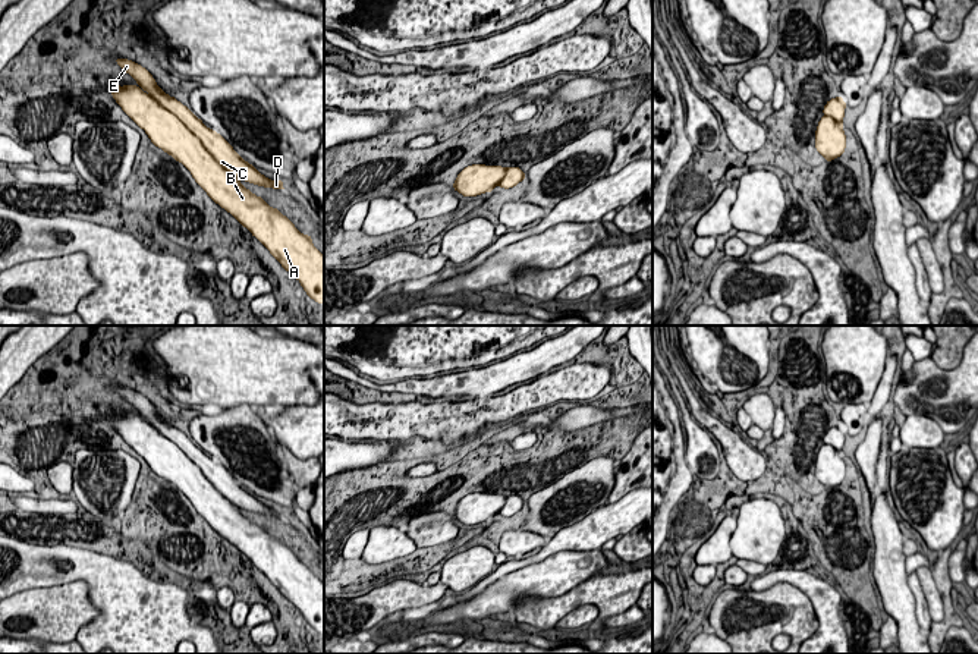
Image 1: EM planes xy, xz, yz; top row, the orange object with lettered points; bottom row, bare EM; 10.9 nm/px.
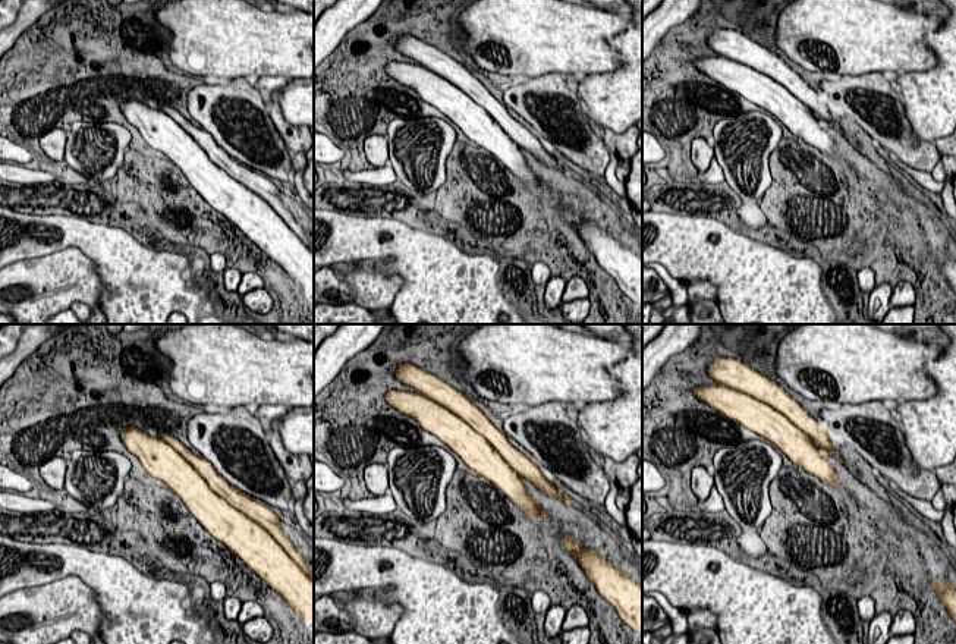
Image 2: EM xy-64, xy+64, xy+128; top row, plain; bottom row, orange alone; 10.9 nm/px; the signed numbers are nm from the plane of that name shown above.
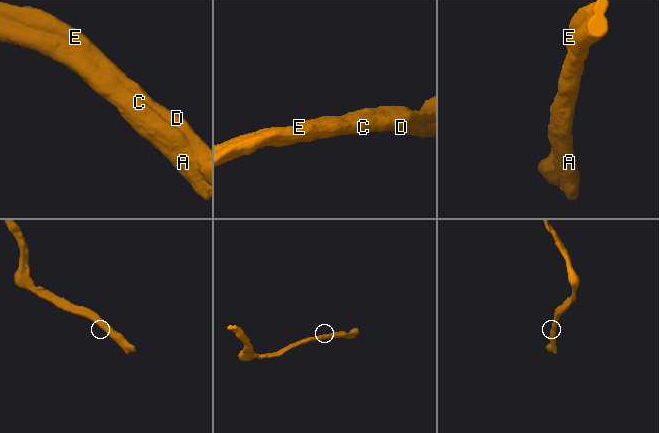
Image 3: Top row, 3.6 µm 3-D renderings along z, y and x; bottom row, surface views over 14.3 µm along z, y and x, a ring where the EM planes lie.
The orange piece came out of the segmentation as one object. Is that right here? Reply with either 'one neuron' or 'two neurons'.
one neuron

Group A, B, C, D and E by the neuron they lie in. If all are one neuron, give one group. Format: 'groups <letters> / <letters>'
groups A B C D E

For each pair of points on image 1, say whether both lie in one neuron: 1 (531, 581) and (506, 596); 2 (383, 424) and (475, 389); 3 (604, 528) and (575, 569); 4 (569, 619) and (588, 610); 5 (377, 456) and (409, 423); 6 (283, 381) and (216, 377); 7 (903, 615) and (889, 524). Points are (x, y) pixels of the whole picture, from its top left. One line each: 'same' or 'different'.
1: same
2: different
3: different
4: same
5: different
6: same
7: same

